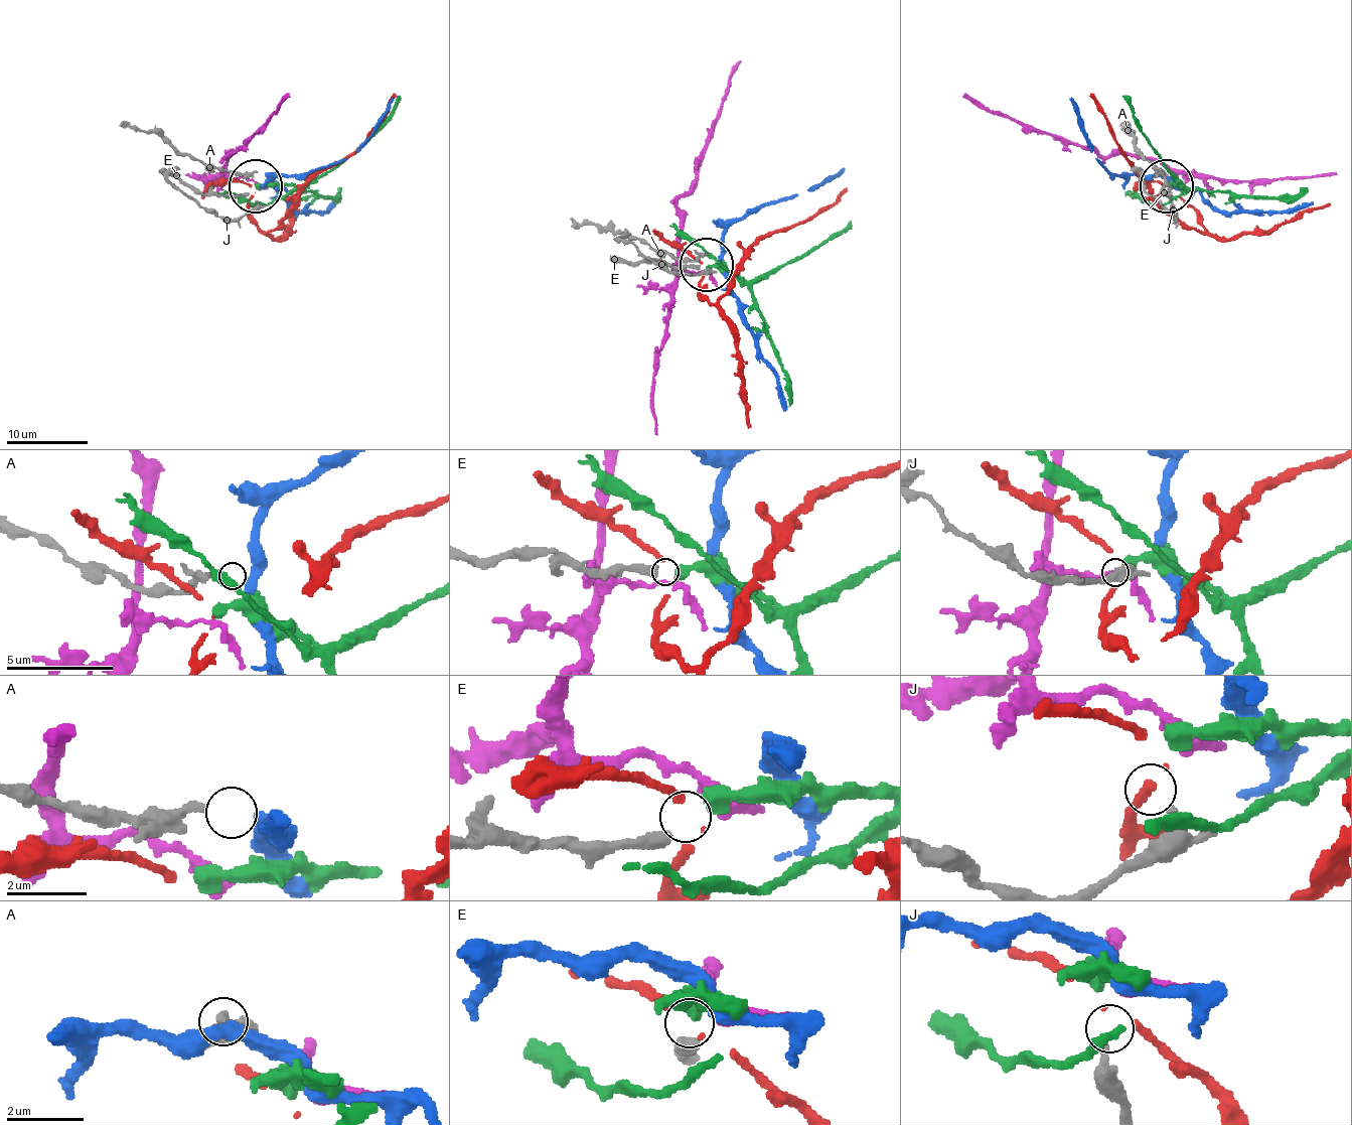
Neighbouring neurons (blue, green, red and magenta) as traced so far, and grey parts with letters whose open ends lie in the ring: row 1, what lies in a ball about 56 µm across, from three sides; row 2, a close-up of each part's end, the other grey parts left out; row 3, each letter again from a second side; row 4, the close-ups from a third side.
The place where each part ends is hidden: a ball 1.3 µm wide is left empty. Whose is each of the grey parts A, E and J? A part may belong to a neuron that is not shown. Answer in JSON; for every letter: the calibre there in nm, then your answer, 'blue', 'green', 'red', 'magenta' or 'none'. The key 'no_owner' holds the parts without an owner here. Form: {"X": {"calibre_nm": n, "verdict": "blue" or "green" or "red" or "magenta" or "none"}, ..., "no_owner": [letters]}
{"A": {"calibre_nm": 240, "verdict": "blue"}, "E": {"calibre_nm": 400, "verdict": "green"}, "J": {"calibre_nm": 200, "verdict": "none"}, "no_owner": ["J"]}

